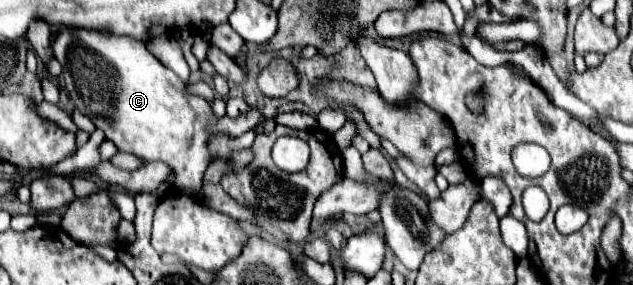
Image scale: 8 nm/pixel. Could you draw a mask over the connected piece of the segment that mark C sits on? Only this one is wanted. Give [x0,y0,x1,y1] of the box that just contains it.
[53,27,263,195]

